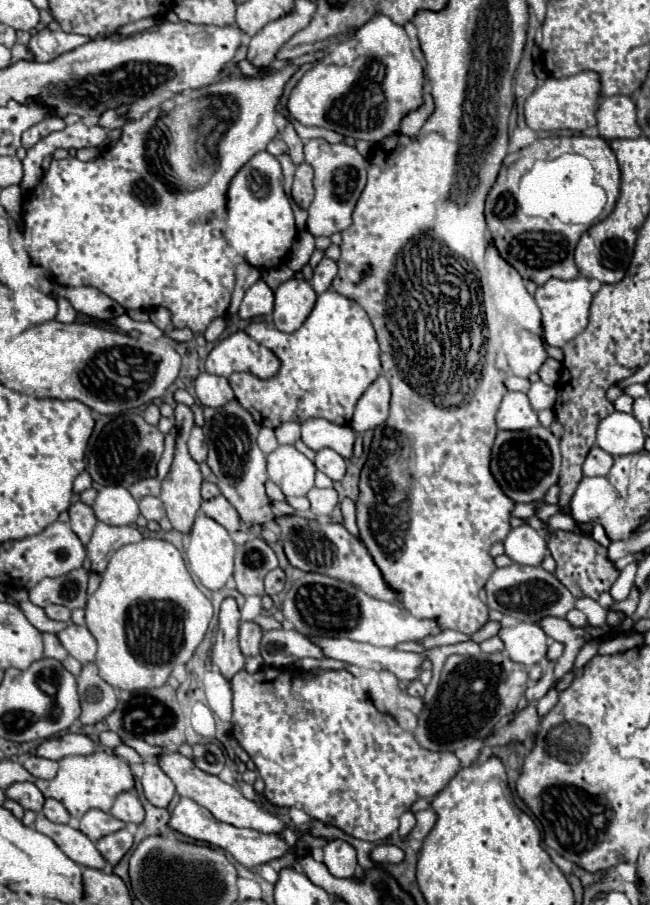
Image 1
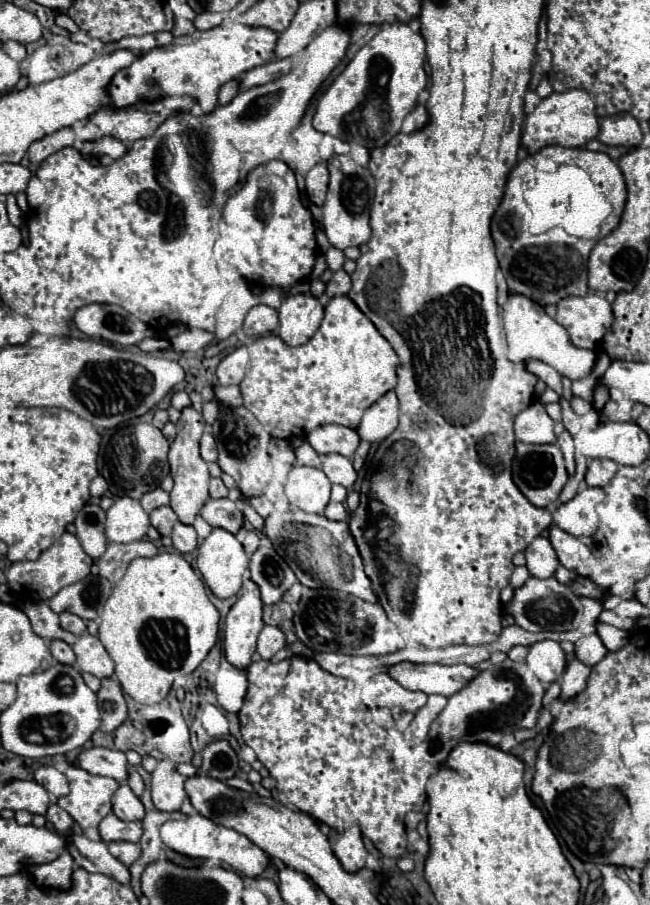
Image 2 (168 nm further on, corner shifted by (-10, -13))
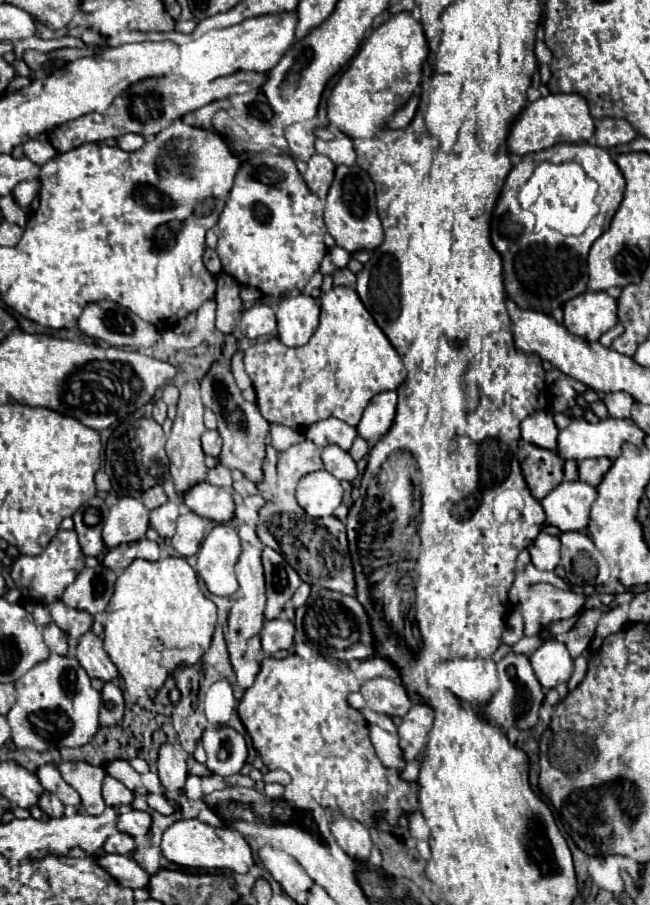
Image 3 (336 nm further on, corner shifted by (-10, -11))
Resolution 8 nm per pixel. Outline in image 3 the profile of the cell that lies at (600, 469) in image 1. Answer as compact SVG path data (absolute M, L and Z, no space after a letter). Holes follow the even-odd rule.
M584 459L584 461L580 461L578 463L580 481L596 487L600 483L600 479L604 477L604 473L610 469L610 465L612 465L610 459Z

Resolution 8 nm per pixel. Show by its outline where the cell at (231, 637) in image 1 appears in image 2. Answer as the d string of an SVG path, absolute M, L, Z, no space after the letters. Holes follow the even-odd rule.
M246 579L244 587L246 593L238 597L224 619L224 655L238 669L246 669L250 665L252 655L256 653L258 633L264 627L258 585Z

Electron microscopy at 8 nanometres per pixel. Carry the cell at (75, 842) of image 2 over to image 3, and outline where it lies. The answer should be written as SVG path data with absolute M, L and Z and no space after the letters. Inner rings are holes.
M100 853L96 855L96 863L114 879L122 881L124 887L138 889L146 887L150 875L128 855L118 855L118 853Z

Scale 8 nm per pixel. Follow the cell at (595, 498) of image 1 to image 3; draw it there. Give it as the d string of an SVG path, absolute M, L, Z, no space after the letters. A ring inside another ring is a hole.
M562 481L546 499L542 507L546 523L564 531L584 531L590 523L590 507L598 497L596 489L582 481Z

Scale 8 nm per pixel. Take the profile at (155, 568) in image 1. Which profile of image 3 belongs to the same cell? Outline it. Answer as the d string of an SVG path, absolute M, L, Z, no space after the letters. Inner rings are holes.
M164 557L158 561L134 559L116 579L114 595L106 607L104 651L110 655L120 677L124 679L130 699L154 699L168 675L184 665L196 665L212 641L216 625L216 605L200 591L196 571L180 557Z

